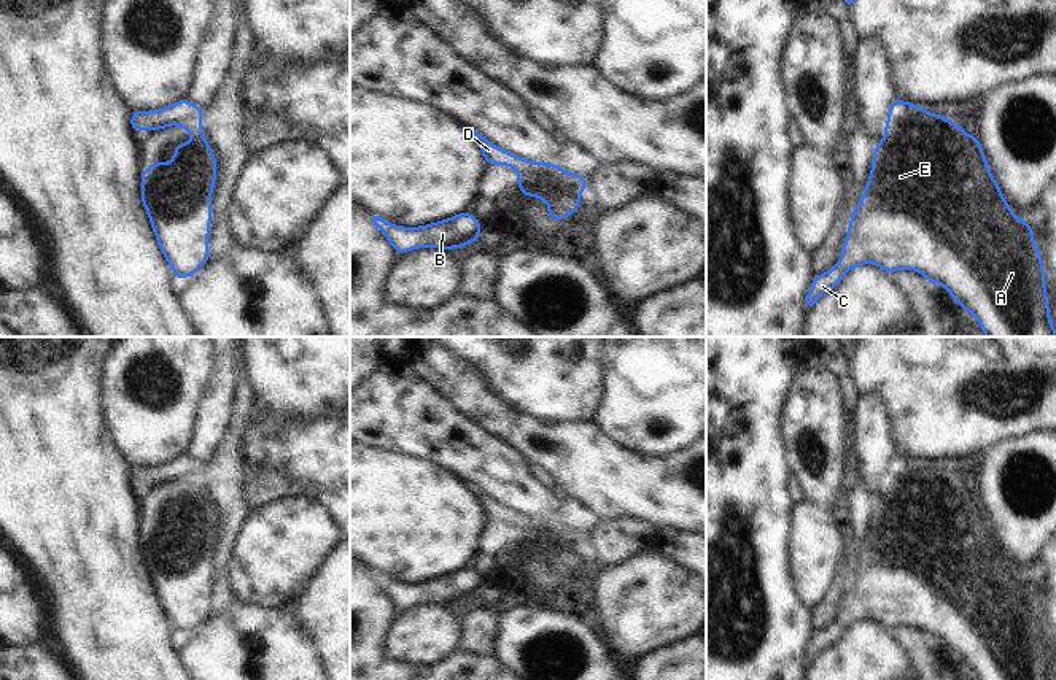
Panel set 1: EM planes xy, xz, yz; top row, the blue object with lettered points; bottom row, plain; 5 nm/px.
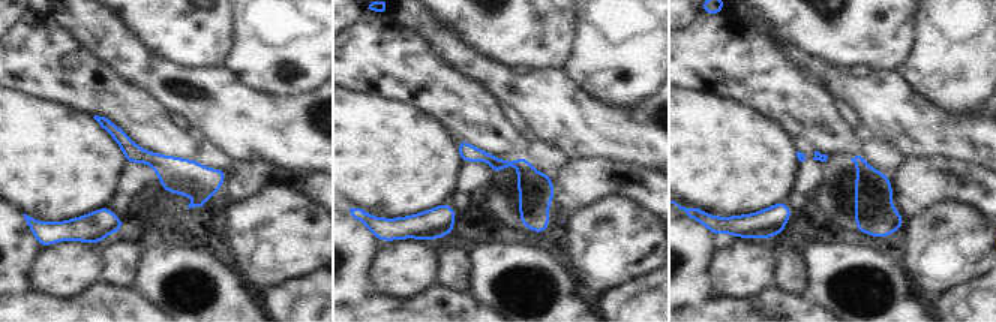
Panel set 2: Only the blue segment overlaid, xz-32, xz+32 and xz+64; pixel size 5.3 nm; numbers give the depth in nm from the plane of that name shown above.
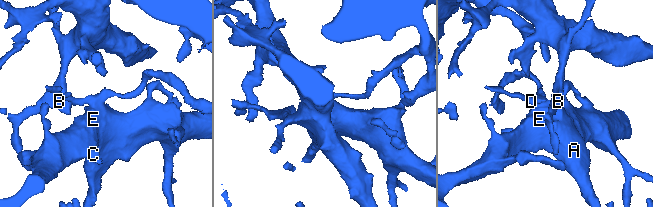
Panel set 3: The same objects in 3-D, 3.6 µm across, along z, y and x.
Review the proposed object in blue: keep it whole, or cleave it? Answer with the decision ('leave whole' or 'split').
split

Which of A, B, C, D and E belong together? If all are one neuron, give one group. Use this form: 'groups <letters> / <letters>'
groups A B C E / D

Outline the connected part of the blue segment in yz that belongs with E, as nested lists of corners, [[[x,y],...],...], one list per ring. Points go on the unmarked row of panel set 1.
[[[941,469],[905,477],[887,475],[884,494],[873,502],[872,526],[862,553],[849,570],[840,615],[825,629],[814,629],[805,658],[813,663],[857,621],[873,620],[886,629],[916,626],[943,642],[953,656],[980,680],[1053,680],[1046,653],[1045,621],[1032,581],[1010,564],[976,491],[969,491]]]

